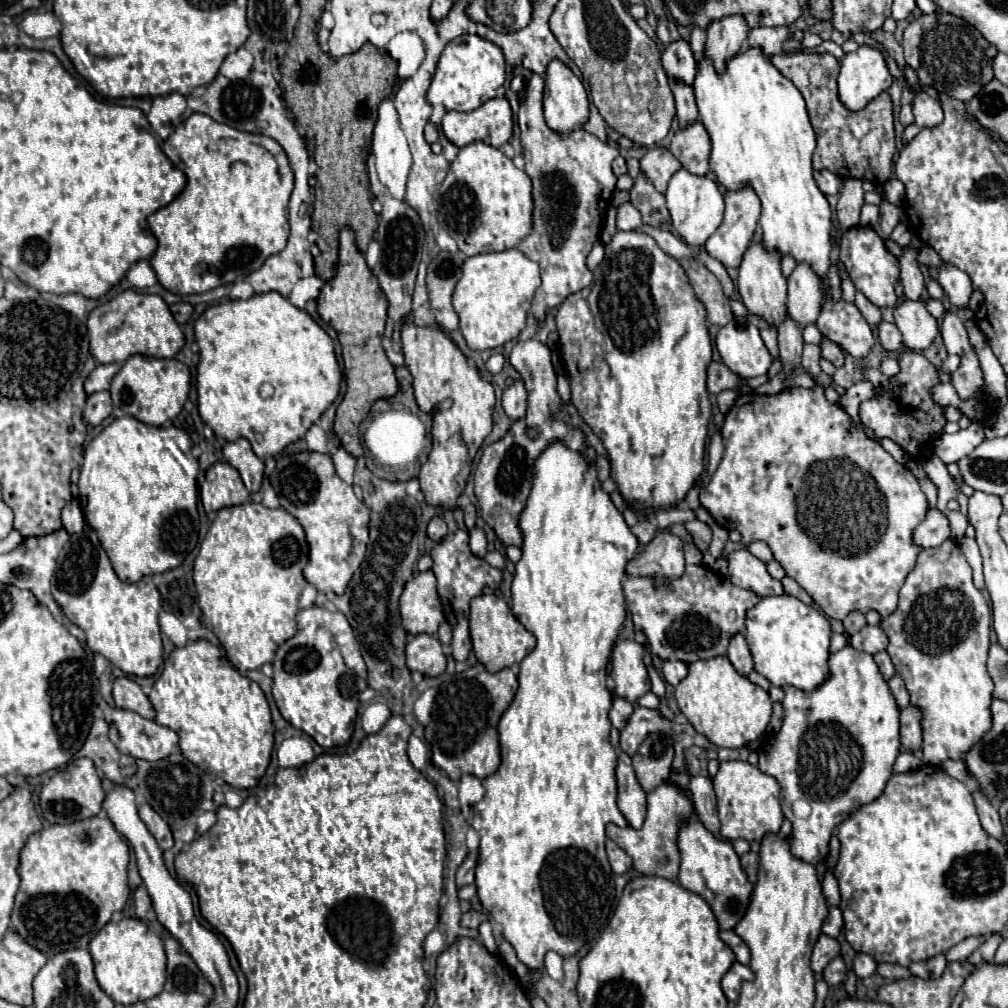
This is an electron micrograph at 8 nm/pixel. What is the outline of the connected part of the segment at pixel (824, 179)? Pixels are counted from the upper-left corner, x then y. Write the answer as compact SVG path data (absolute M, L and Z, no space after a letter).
M817 170L813 176L815 176L815 180L817 180L819 190L821 190L825 196L835 194L835 192L839 190L839 186L841 186L841 178L835 176L835 174L831 174L829 170Z

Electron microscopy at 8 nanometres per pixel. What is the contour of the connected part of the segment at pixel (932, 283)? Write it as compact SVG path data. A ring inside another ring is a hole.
M929 279L926 283L926 289L931 298L941 301L945 304L944 309L945 312L949 312L951 310L951 305L946 296L944 296L944 292L936 280Z

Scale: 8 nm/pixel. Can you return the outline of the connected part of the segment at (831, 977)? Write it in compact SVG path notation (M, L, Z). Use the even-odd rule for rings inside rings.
M841 956L833 958L833 960L827 964L827 968L823 970L823 978L825 978L825 982L829 982L829 986L841 984L841 982L845 980L845 974L847 974L847 966L845 966L845 962L843 962Z

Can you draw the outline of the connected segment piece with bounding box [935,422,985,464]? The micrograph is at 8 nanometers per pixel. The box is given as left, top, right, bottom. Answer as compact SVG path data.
M971 422L971 426L967 430L959 430L955 434L947 434L943 432L937 438L935 444L935 454L945 462L959 462L959 458L971 454L971 450L985 438L983 428L977 422Z

